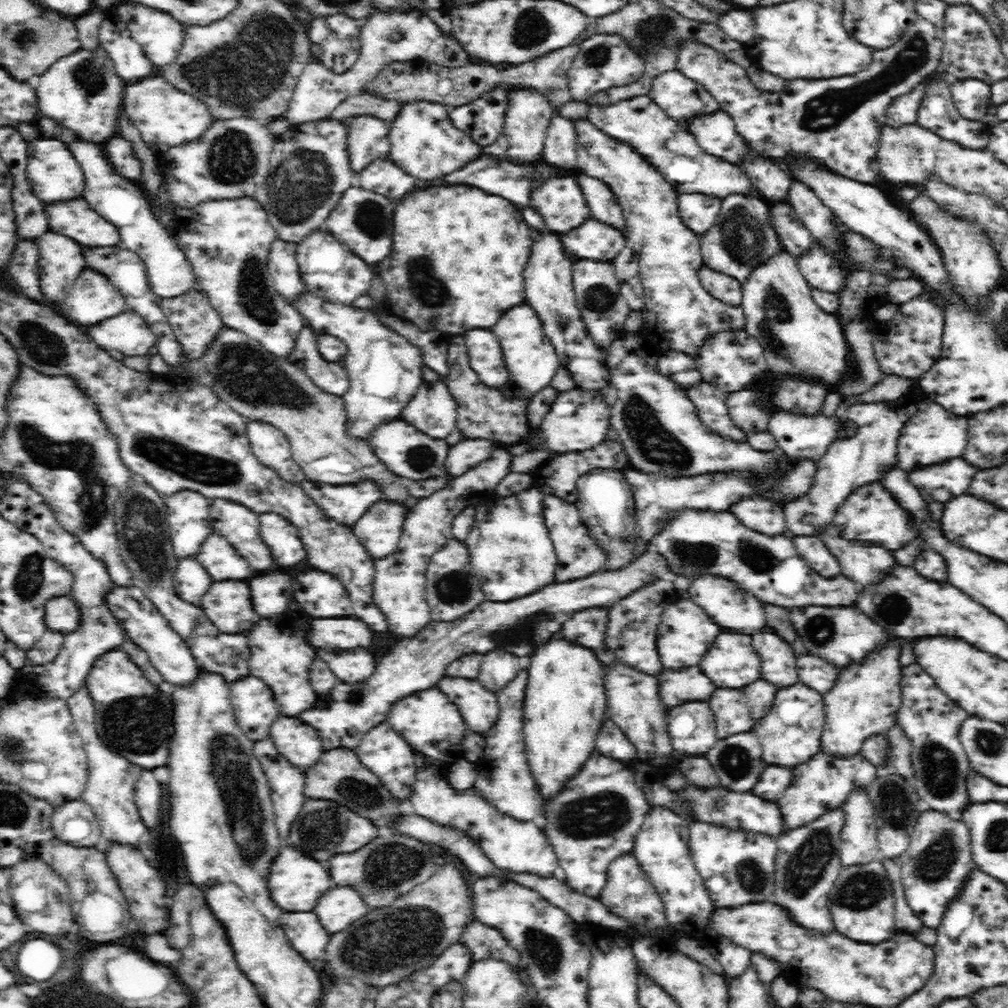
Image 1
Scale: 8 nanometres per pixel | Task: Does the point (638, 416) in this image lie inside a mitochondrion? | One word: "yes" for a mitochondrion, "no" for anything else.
yes

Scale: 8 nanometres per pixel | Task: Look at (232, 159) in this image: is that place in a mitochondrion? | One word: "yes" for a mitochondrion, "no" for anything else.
yes

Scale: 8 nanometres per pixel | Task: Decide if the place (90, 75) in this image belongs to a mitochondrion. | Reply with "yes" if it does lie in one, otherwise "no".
yes

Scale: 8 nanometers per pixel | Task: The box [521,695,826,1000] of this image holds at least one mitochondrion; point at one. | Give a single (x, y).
(593, 816)

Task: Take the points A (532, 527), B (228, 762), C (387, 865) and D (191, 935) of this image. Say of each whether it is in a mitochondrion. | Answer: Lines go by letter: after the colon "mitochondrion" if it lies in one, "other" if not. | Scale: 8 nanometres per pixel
A: other
B: mitochondrion
C: mitochondrion
D: mitochondrion

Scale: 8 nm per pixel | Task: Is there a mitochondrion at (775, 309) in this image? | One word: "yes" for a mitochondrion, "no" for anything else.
yes

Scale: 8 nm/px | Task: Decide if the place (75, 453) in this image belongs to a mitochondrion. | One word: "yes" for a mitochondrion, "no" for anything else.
yes

